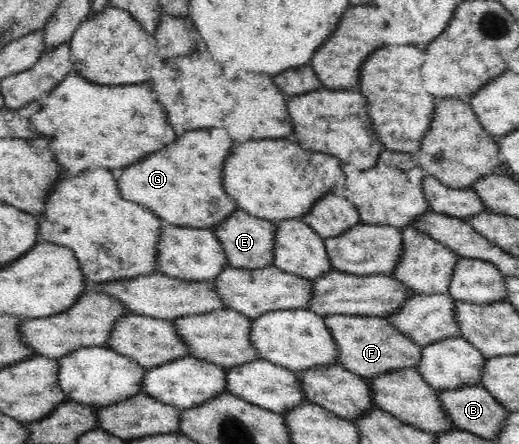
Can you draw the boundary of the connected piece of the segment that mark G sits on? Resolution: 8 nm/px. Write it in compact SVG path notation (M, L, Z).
M225 128L187 131L169 147L163 147L153 155L127 165L117 179L121 197L150 209L169 225L211 228L238 208L222 187L221 169L229 147L235 147L235 144Z

